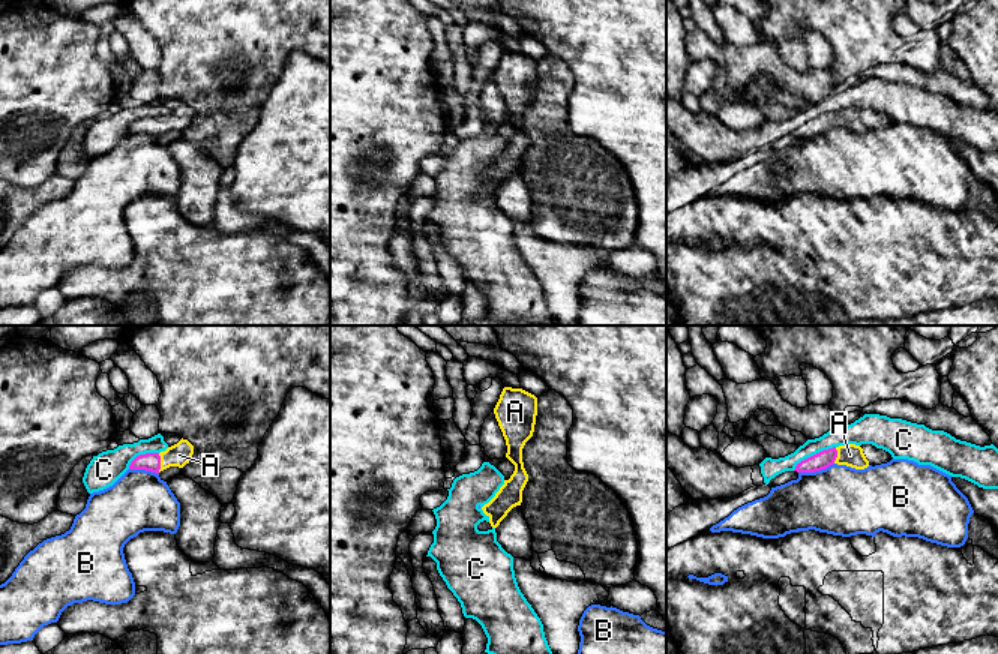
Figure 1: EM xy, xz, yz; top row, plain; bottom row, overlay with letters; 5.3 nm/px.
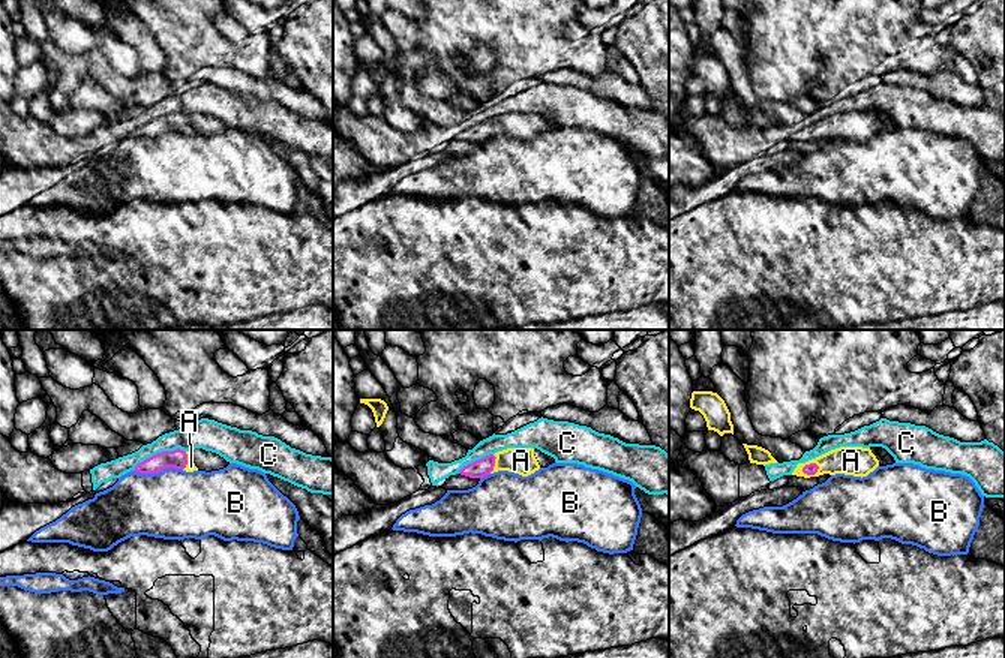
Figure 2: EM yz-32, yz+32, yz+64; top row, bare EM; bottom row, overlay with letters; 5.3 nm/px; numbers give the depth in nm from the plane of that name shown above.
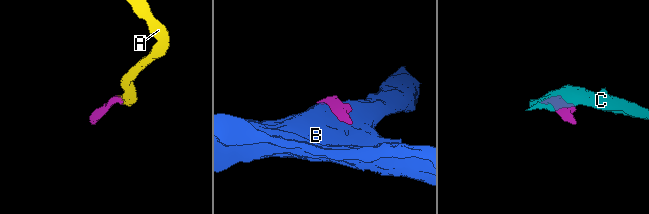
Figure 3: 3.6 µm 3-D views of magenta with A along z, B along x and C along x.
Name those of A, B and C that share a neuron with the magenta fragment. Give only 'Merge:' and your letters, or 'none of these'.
Merge: A

